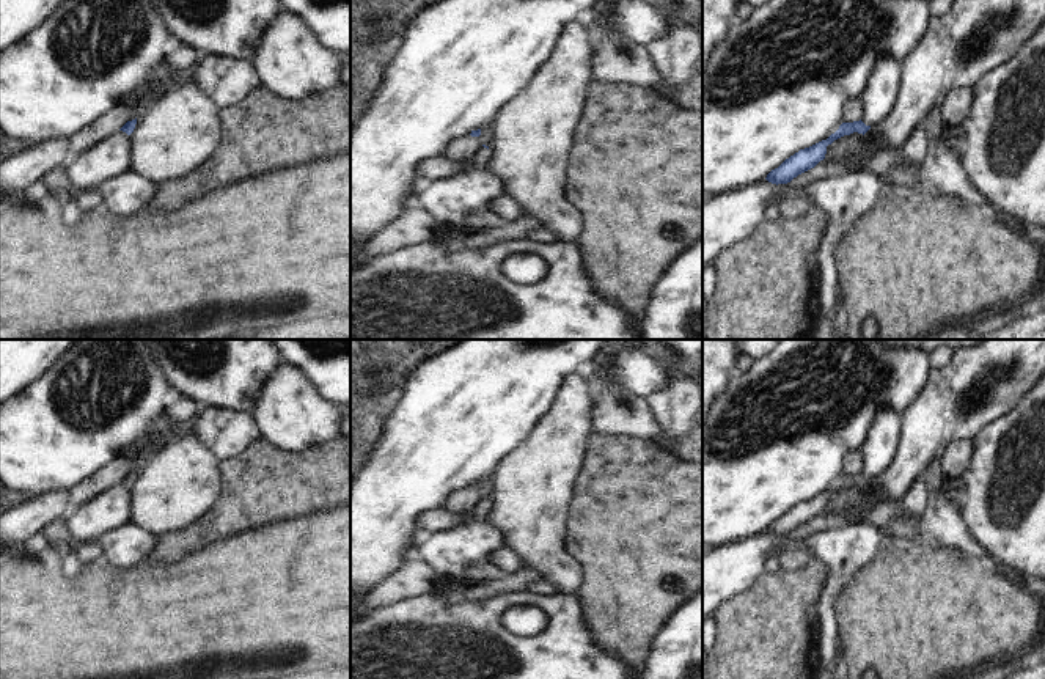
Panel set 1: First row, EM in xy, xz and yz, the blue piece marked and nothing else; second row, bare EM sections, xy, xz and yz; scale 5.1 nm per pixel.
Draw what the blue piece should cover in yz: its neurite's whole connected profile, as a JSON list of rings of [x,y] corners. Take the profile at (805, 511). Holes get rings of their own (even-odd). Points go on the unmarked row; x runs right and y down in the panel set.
[[[878,407],[860,450],[864,459],[864,468],[860,473],[842,475],[827,492],[800,501],[778,520],[772,522],[765,531],[776,538],[787,536],[823,512],[827,498],[834,492],[853,484],[864,487],[874,476],[885,473],[896,456],[900,428],[902,415],[896,407]]]

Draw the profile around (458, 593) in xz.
[[[520,567],[514,574],[503,575],[497,580],[481,580],[476,583],[454,583],[446,588],[445,597],[451,604],[464,604],[497,597],[504,593],[522,593],[526,582],[539,580],[533,569]]]

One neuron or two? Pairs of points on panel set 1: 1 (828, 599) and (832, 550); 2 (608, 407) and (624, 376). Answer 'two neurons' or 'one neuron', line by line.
1: one neuron
2: two neurons

